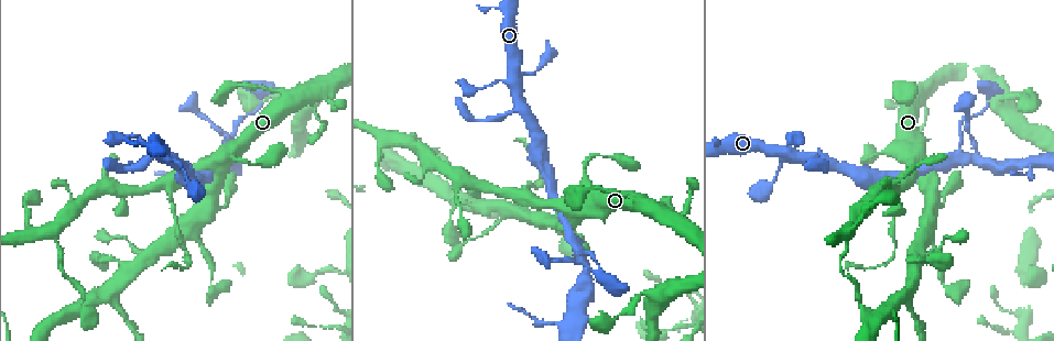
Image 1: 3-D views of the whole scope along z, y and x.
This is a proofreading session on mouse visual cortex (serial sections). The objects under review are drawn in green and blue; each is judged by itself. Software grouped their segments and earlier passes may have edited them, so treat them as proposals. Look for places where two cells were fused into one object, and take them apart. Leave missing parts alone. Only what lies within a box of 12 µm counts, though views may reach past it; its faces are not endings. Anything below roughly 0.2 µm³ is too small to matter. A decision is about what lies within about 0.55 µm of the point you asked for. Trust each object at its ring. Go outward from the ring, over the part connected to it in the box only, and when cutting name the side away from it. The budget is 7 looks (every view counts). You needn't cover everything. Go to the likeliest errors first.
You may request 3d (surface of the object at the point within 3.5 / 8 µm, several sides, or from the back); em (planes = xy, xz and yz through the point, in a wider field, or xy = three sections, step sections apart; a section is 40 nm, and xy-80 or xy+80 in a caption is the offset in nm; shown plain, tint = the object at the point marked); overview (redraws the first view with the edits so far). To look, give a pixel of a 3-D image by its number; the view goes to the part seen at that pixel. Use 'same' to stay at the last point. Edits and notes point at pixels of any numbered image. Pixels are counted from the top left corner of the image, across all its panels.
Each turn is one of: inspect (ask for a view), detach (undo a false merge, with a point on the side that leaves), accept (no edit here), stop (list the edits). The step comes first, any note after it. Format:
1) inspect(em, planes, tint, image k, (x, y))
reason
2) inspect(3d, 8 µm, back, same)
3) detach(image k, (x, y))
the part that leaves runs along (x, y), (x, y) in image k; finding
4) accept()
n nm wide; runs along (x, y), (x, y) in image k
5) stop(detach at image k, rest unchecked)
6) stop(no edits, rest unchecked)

inspect(3d, 3.5 µm, image 1, (585, 255))
a narrow waist

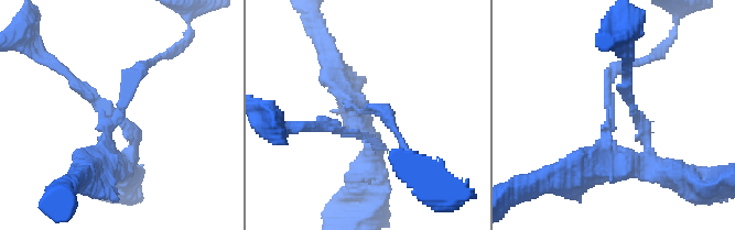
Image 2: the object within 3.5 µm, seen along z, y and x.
inspect(em, xy, step 3, tint, image 2, (367, 111))
shape alone is not enough

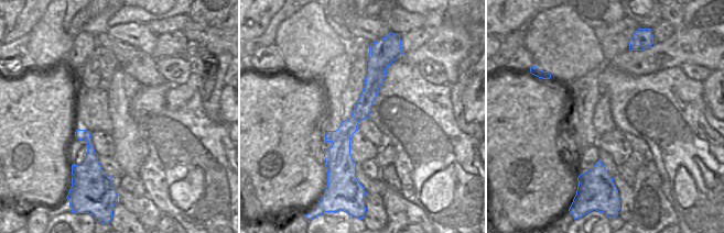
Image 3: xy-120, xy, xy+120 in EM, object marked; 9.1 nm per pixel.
inspect(em, xy, step 2, tint, same)

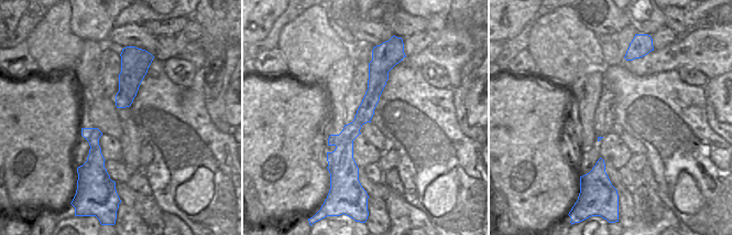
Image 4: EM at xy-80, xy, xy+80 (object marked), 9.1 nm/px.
accept()
arms of 200, 350 nm; runs along (95, 170), (149, 62) in image 2; continuous, no second cell

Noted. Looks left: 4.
inspect(3d, 3.5 µm, image 1, (638, 201))
abrupt turn

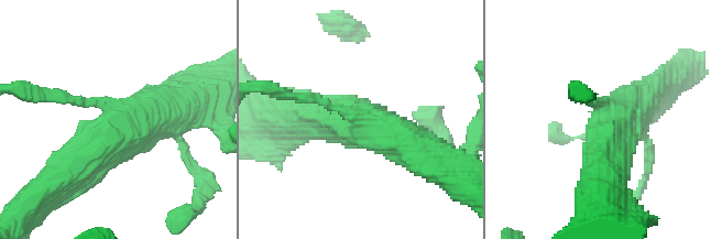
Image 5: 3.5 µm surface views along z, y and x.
inspect(em, xy, step 2, tint, image 5, (359, 122))

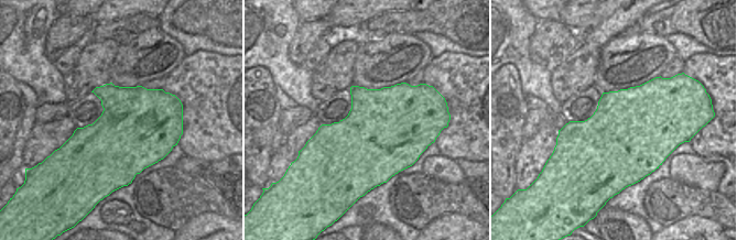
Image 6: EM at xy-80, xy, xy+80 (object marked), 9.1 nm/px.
inspect(em, planes, tint, same)
another direction

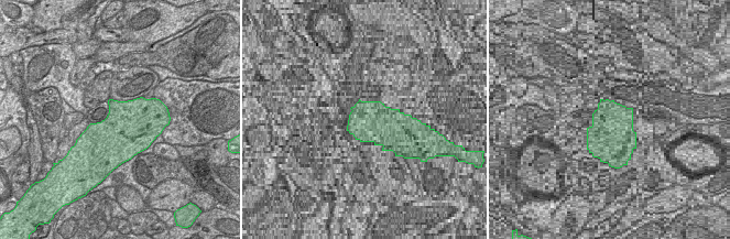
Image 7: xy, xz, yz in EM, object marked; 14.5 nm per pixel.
accept()
runs along (59, 178), (117, 131), (190, 100) in image 5; all the same cell

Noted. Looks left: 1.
stop(no edits, rest unchecked)

